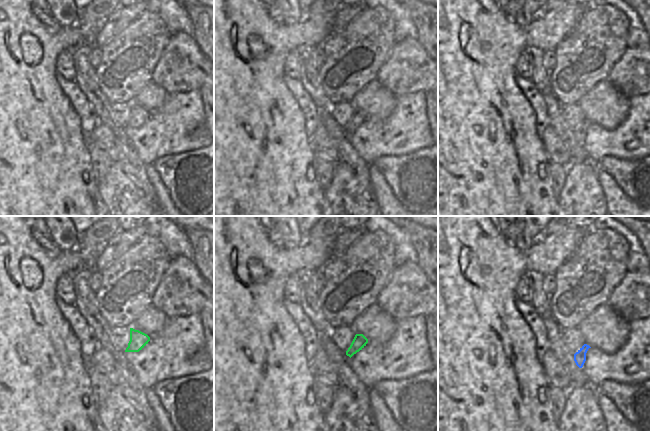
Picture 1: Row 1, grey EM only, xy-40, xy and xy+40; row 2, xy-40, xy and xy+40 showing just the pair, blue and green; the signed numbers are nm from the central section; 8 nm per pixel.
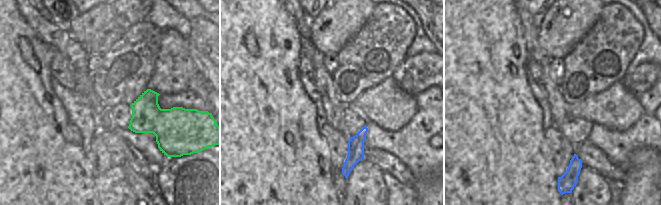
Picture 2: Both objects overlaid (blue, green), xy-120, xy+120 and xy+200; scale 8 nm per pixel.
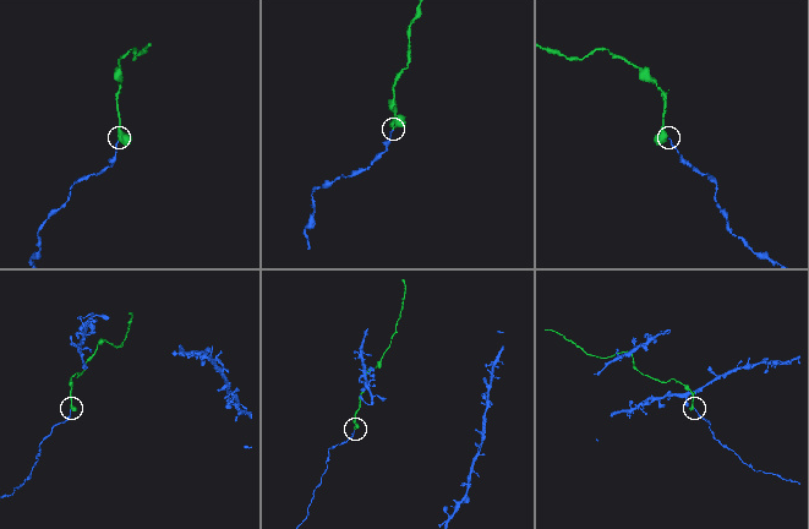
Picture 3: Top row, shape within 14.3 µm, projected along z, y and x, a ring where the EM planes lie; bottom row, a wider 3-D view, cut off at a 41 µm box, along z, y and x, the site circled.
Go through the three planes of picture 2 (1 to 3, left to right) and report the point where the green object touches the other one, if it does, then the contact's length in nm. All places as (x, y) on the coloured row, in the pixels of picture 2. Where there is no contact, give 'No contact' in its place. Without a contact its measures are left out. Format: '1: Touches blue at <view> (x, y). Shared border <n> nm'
1: No contact
2: No contact
3: No contact

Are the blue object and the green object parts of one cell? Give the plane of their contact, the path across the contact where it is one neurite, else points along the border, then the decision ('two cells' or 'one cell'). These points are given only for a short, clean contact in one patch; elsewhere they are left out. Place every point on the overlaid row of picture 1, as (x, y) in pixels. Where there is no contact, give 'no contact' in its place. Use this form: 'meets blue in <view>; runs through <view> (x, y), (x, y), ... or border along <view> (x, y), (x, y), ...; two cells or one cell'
no contact; one cell

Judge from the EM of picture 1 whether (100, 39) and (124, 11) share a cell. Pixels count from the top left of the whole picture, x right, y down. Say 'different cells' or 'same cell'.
same cell

